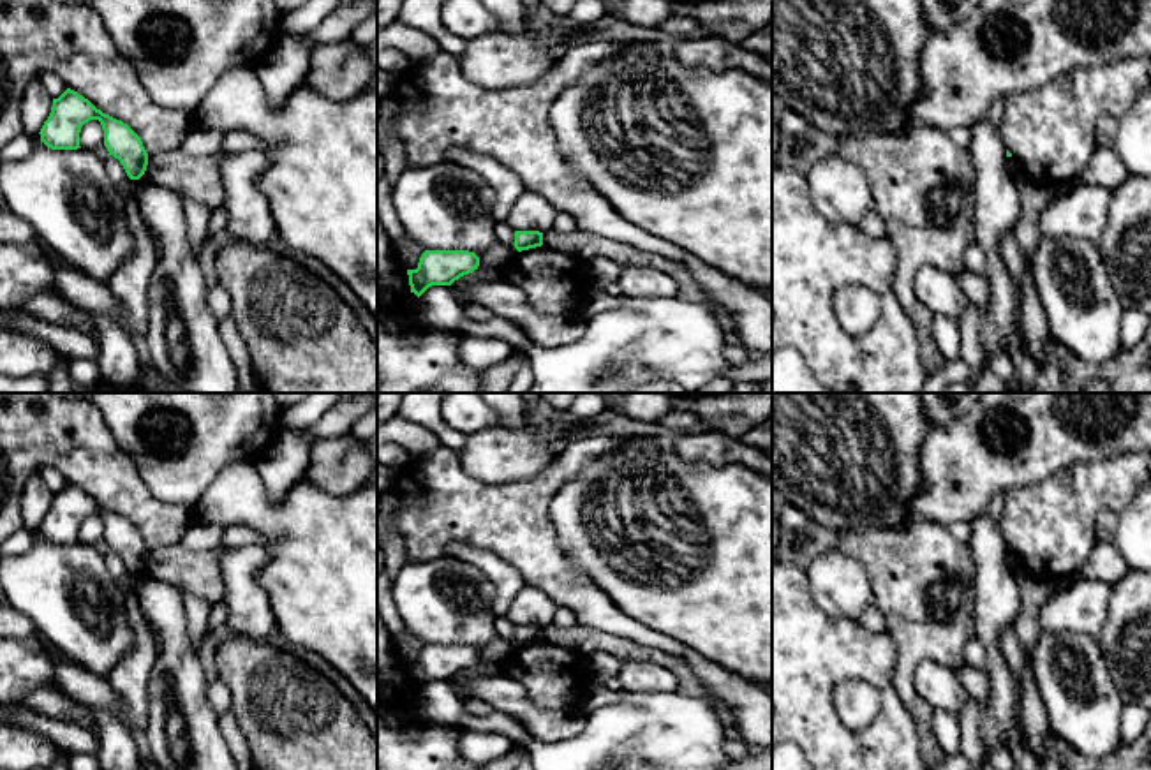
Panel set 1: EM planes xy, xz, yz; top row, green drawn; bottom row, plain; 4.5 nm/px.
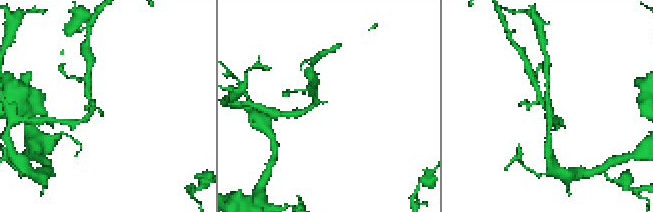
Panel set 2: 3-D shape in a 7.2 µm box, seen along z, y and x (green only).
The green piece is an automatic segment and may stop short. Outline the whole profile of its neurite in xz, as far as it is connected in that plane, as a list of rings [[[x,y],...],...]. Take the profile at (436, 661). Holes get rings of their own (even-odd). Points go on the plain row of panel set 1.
[[[425,645],[416,664],[407,664],[411,687],[418,692],[432,680],[451,680],[479,661],[479,652],[469,645]]]

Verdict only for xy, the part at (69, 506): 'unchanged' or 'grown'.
unchanged

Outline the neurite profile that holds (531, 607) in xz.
[[[525,585],[516,592],[508,610],[508,618],[515,626],[539,626],[546,627],[553,622],[557,604],[534,585]]]

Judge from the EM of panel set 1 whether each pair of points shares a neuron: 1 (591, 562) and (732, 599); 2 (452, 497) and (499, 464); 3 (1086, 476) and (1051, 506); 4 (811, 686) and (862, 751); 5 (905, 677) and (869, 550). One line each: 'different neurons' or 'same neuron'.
1: same neuron
2: different neurons
3: same neuron
4: same neuron
5: same neuron

